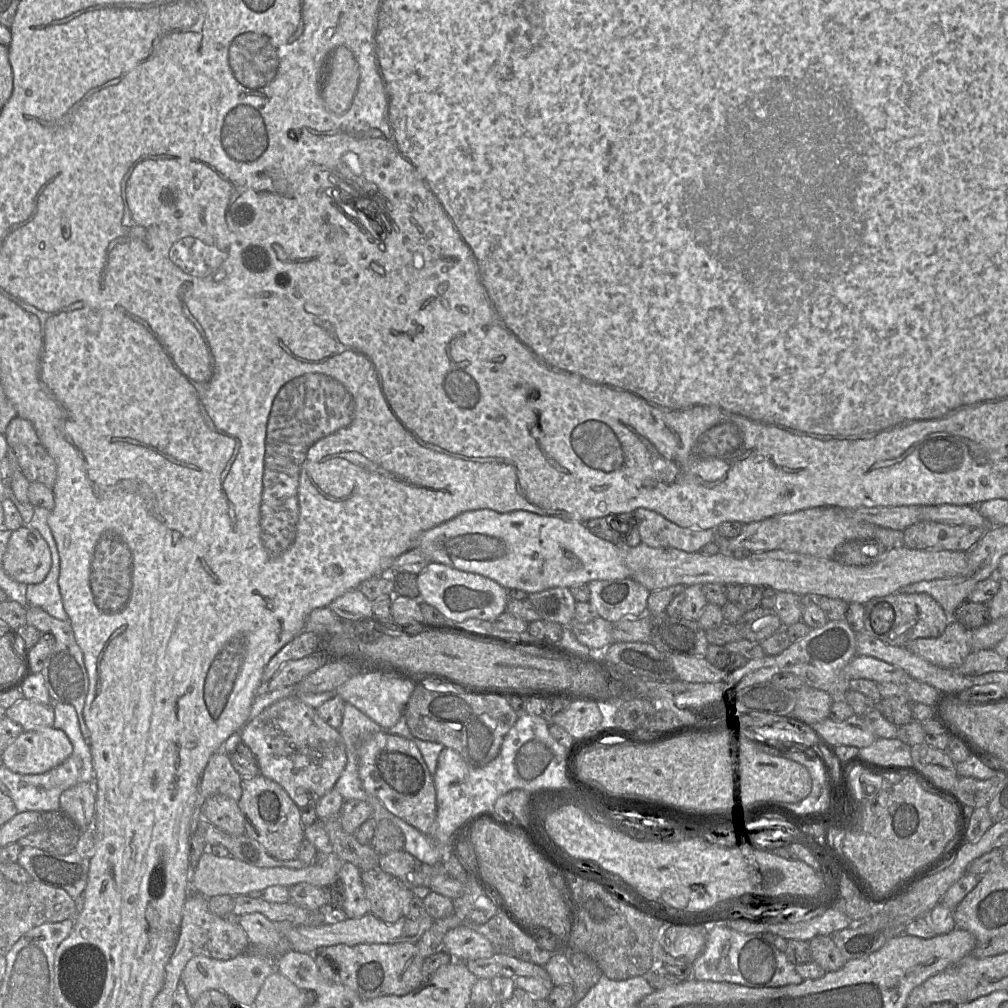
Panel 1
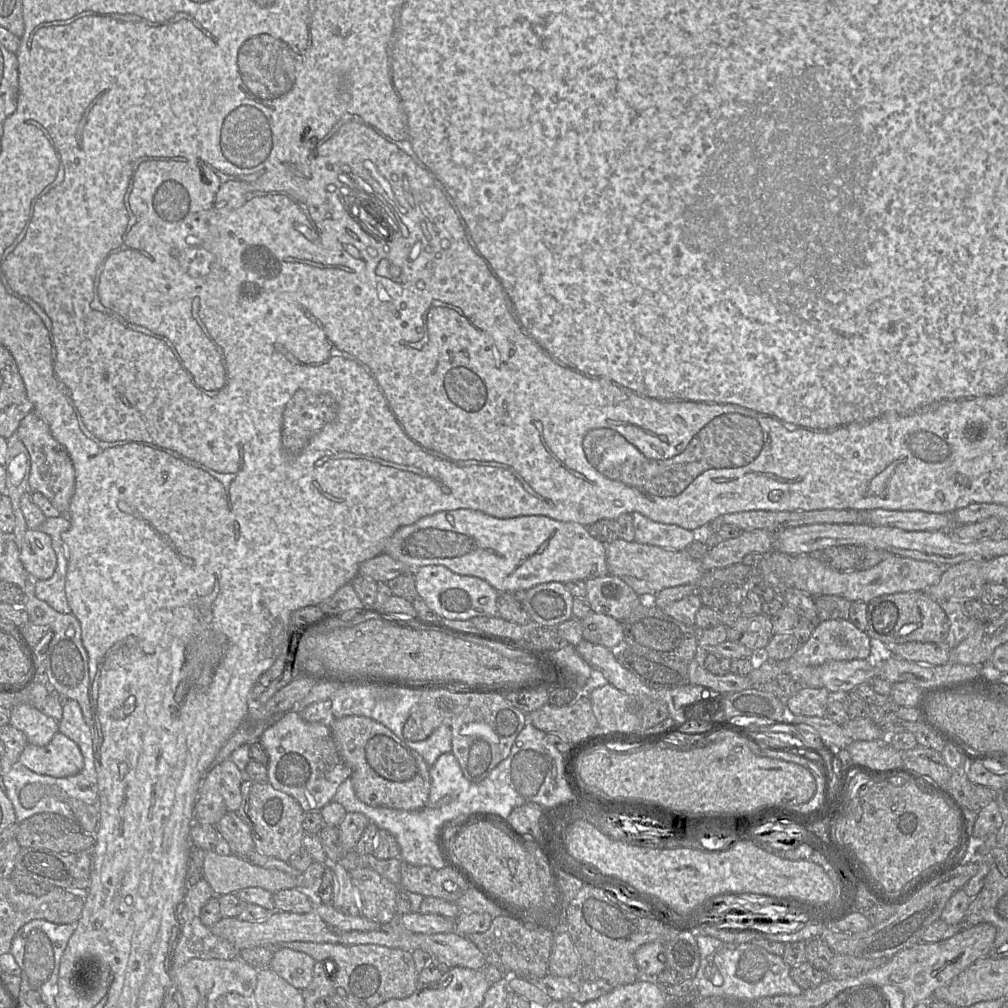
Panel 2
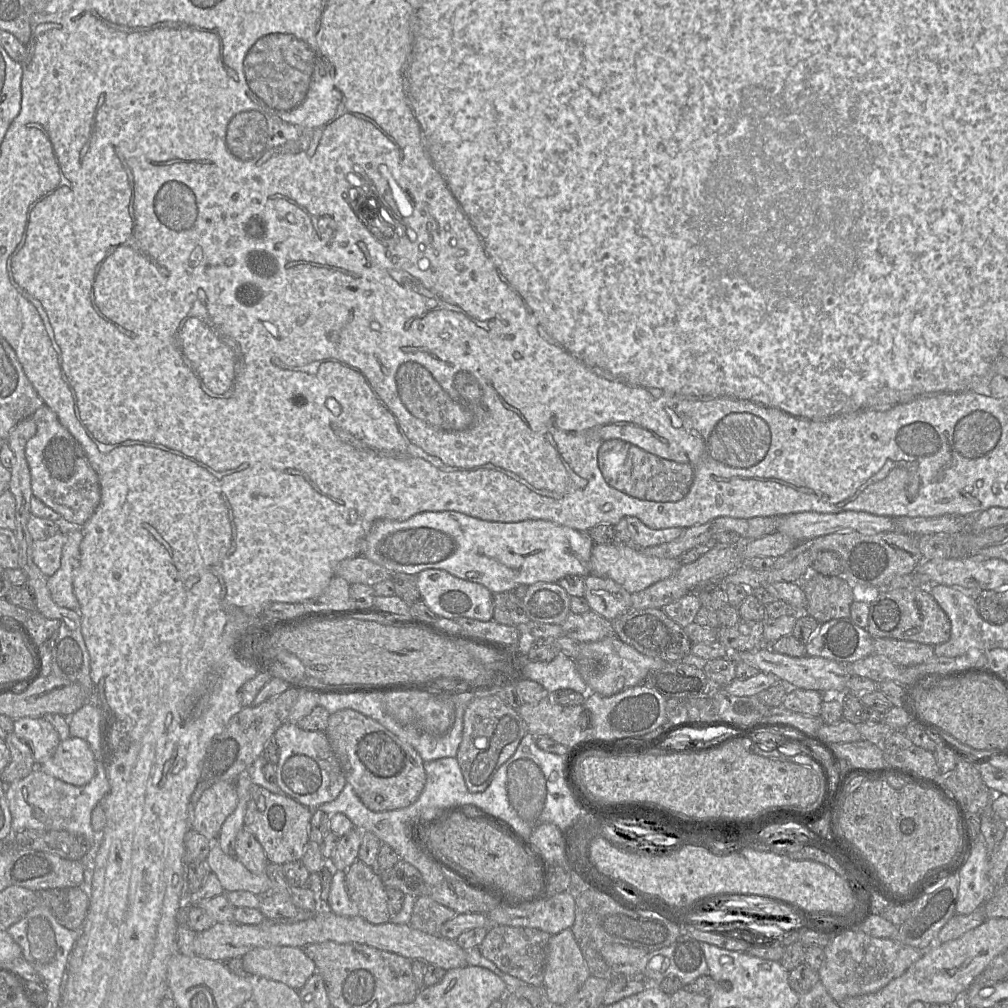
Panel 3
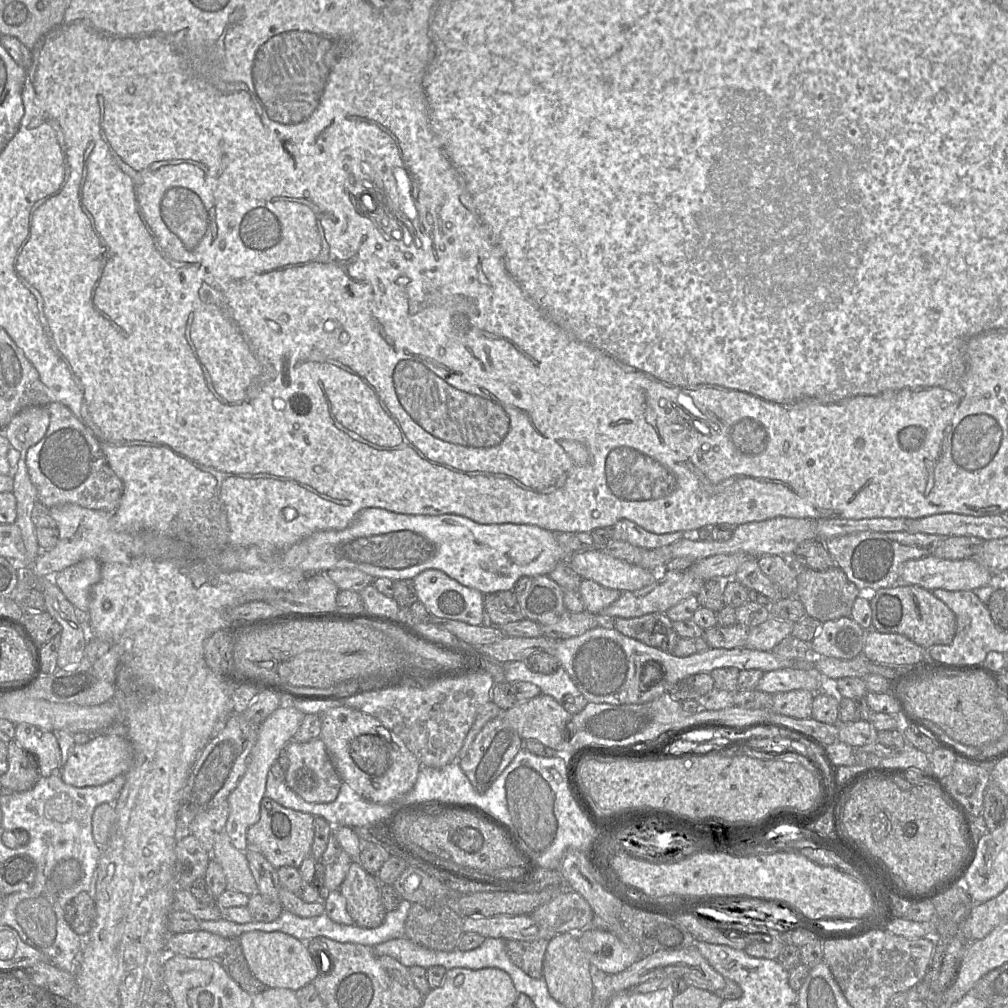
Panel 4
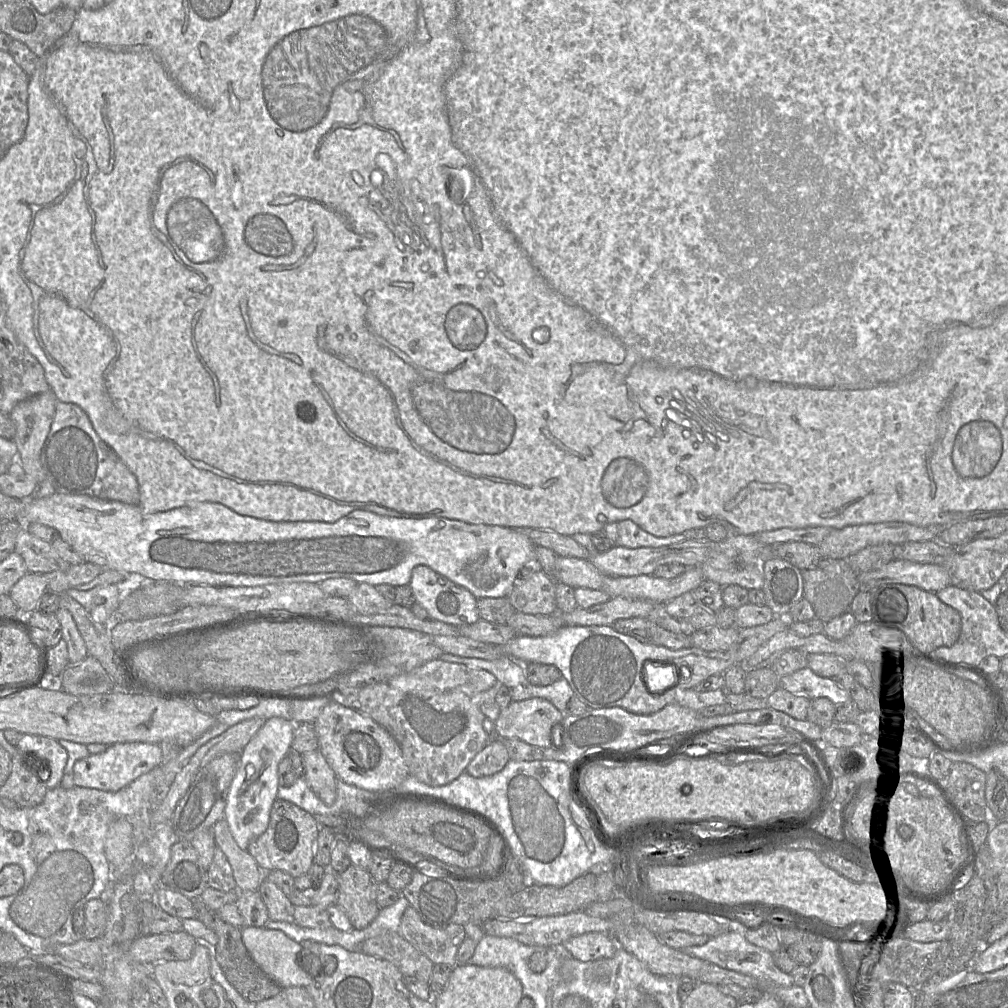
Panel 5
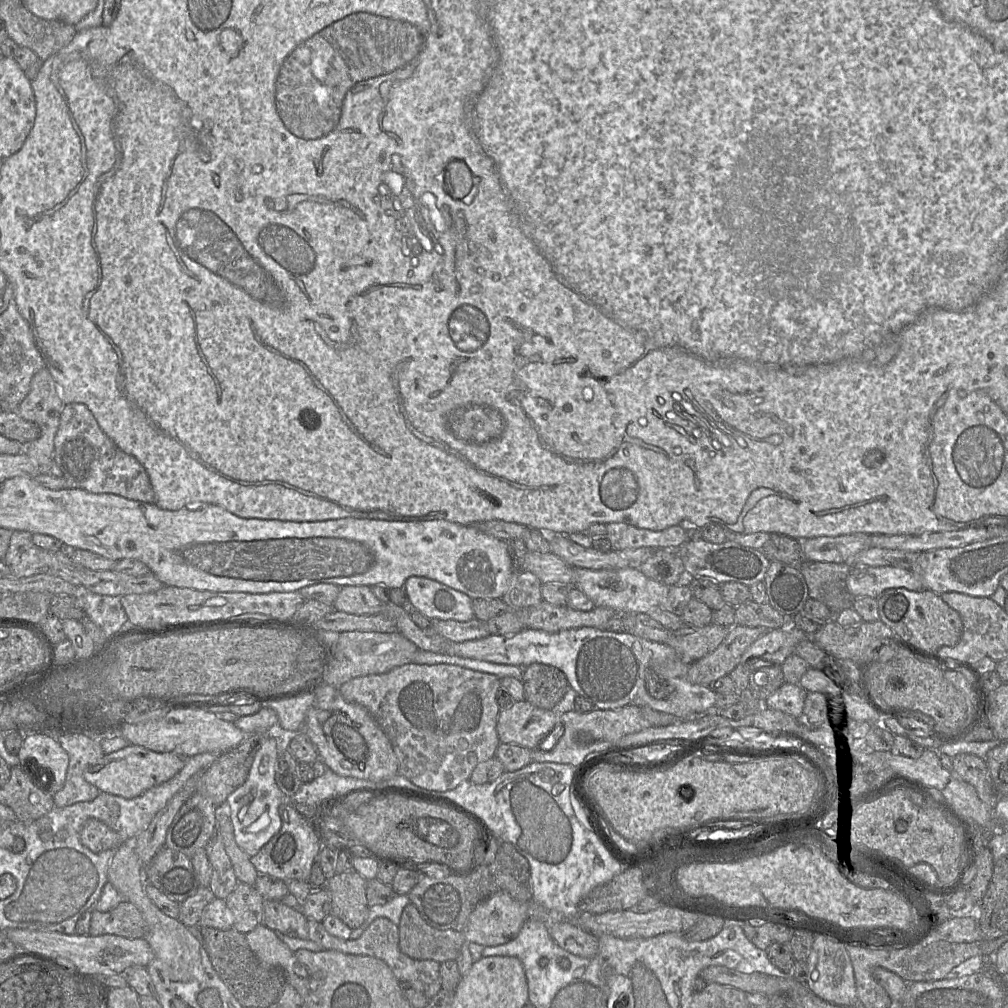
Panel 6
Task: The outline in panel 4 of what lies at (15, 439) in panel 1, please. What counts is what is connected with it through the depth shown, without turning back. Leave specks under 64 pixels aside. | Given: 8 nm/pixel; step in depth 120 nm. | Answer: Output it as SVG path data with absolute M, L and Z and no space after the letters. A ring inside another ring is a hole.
M51 401L47 408L50 413L47 432L26 455L37 500L47 508L76 504L87 509L114 512L123 494L123 482L108 465L94 434L66 405Z

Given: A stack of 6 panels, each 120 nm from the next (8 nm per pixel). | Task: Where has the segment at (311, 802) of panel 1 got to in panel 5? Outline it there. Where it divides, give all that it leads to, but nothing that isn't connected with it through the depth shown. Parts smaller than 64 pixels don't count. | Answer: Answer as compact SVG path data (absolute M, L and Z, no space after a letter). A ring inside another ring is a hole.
M319 749L301 756L304 765L303 776L308 786L322 802L332 805L336 799L336 774Z

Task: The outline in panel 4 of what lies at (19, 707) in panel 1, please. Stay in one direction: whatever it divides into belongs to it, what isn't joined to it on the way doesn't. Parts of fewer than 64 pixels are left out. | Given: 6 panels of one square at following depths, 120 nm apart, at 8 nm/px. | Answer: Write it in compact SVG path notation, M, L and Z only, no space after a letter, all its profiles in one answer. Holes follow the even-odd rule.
M20 723L16 724L14 740L24 750L32 752L40 776L48 777L53 773L60 775L61 750L53 732L29 723Z

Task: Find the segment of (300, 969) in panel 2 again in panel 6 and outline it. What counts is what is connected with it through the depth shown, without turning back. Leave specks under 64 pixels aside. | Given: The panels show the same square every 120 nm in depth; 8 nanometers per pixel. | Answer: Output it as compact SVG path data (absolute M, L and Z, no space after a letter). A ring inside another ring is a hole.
M261 924L245 936L256 958L262 964L281 967L285 971L287 981L287 974L293 972L294 966L297 967L294 952L279 939L275 931Z

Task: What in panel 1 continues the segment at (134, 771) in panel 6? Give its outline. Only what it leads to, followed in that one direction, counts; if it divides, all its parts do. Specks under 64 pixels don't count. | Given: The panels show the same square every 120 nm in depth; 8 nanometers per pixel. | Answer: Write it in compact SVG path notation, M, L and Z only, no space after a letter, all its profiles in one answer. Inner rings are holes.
M44 727L23 731L2 751L2 762L16 773L41 774L64 762L72 751L70 739L62 730Z

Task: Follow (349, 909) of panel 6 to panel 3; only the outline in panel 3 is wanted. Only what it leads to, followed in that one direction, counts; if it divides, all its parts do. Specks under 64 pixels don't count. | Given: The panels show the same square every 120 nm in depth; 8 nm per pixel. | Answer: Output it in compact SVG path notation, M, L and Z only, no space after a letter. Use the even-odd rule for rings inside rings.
M356 860L345 871L345 886L360 917L372 924L390 921L387 888L376 869Z

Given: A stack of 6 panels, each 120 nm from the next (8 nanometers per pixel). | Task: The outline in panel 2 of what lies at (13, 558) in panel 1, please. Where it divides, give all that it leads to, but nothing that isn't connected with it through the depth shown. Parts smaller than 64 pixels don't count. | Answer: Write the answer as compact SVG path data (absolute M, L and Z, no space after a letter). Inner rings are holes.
M36 529L25 532L19 548L19 558L26 572L37 580L51 578L57 567L51 537Z

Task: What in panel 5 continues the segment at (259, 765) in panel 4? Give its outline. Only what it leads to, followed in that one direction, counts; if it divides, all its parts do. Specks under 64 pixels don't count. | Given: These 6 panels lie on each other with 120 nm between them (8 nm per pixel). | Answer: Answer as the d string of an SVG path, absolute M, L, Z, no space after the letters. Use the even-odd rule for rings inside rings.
M267 719L239 753L238 768L229 788L223 818L242 850L247 850L249 844L268 827L272 805L278 799L278 764L291 750L294 729L295 723L291 720Z

